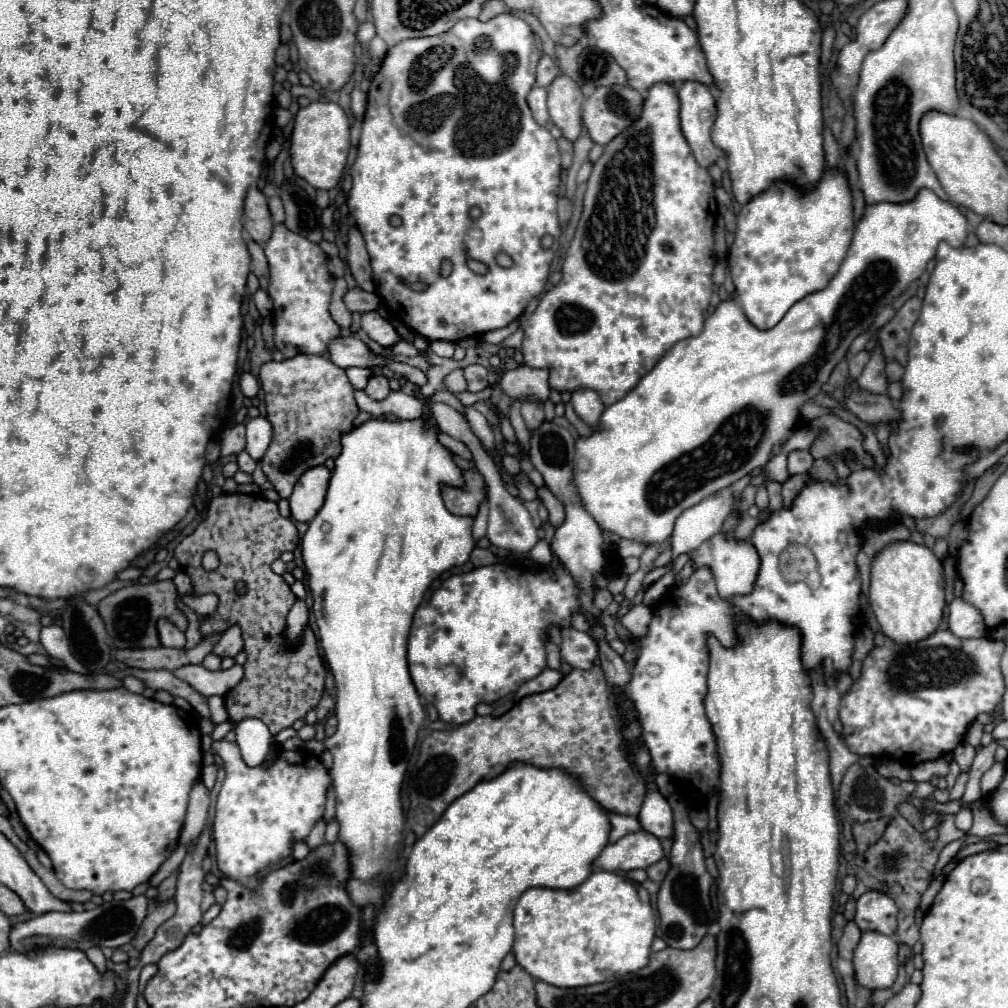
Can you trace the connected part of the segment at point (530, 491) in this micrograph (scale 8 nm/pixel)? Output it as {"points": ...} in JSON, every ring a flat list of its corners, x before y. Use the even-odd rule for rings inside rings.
{"points":[[523,472,517,474,517,476,513,476,513,484,517,486,521,500,535,500,535,498,537,498,537,488,535,488,535,484,533,484]]}

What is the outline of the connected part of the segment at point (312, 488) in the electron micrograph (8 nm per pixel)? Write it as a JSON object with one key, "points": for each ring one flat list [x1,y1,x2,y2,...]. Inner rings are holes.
{"points":[[315,466,301,474,301,480,297,480,289,498,291,516,297,522,309,522,319,512,325,500,329,478,331,472,325,466]]}

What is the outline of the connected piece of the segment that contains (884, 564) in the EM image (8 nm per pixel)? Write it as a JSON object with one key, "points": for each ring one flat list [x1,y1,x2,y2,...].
{"points":[[895,542,875,556,871,566,869,602,881,626,881,632,897,644,915,644,931,636,945,608,943,566,941,560,927,548,915,542]]}

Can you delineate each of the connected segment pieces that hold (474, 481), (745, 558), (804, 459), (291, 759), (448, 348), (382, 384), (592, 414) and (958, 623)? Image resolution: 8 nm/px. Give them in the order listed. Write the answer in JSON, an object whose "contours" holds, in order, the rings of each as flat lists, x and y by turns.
{"contours":[[[455,456,455,462,461,466,465,474,465,490,459,488,443,488,443,500,449,512,459,516,475,516,477,506,485,496,485,480,483,476,473,468,471,462,465,462,463,458]],[[731,514,725,520,725,526,723,526,723,530,719,534,715,534,711,540,703,542,697,550,691,552,695,568,699,568,699,566,709,566,711,568,711,572,715,576,715,582,717,582,719,596,725,598,725,600,733,598,735,594,749,594,751,588,753,588,753,582,755,582,755,574,759,570,759,554,749,542,723,536,725,530,731,530,737,524,737,518,739,518,737,514]],[[793,450,787,456,787,470,791,476,807,472,813,466,813,456,809,454,809,450]],[[215,740,211,744,211,750,221,756,223,768,227,772,225,782,221,786,219,798,217,798,217,816,213,824,213,836,217,846,217,864,219,870,249,888,255,888,259,884,257,872,267,868,271,862,279,862,281,858,291,854,291,846,295,840,305,840,313,828,313,824,323,816,325,810,325,792,331,784,329,772,323,768,319,758,307,750,301,752,281,752,279,756,271,758,269,762,249,768,243,764,237,744,227,740]],[[435,340,429,344,430,350,443,358,453,358,455,347,455,343,443,340]],[[383,374,371,376,369,382,367,382,367,386,365,386,365,394,371,396,373,400,387,398,387,394,389,394,389,382,387,382,387,378]],[[589,388,575,390,573,396,571,396,571,404,573,404,577,416,583,422,587,422,589,426,597,426,599,416,601,416,601,412,605,408,599,394,595,390,589,390]],[[961,596,949,604,949,630,959,638,981,638,989,634,981,612]]]}

